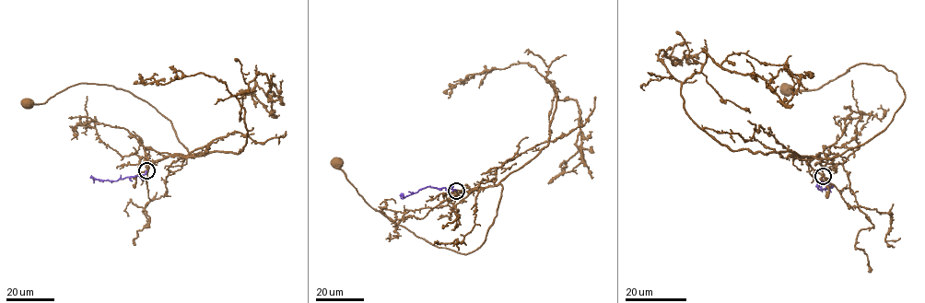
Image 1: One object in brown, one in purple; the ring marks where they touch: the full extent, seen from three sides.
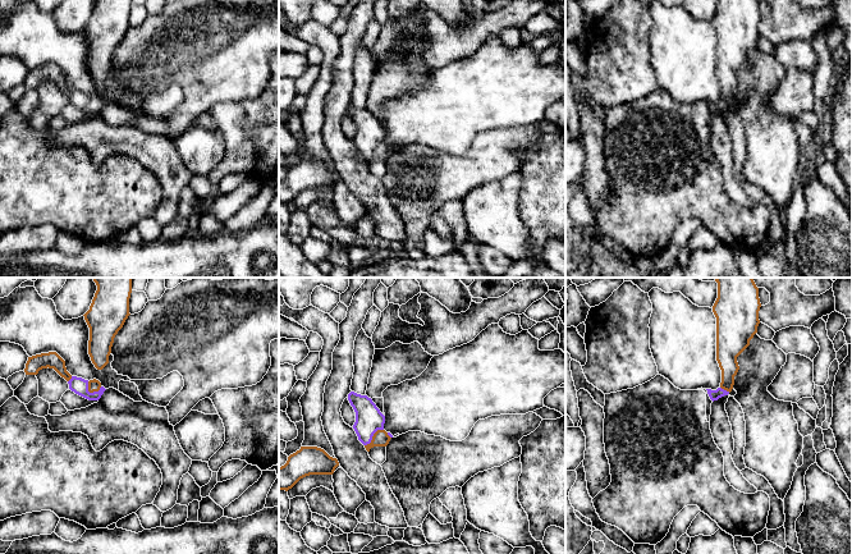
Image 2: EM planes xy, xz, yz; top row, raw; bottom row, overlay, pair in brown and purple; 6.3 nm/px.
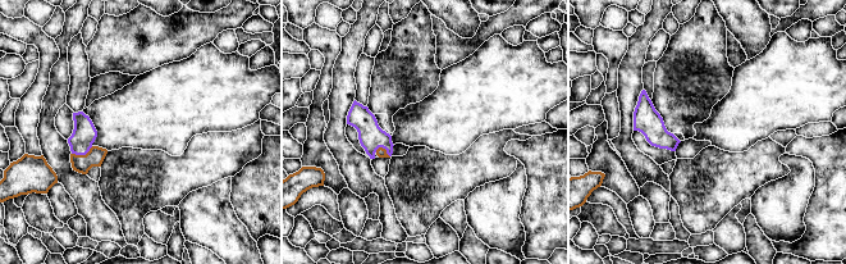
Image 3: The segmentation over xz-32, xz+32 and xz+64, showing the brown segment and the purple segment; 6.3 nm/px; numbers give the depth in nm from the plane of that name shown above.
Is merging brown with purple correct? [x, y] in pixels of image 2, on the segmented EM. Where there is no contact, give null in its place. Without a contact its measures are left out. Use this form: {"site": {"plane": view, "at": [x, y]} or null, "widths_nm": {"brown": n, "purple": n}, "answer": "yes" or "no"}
{"site": {"plane": "xy", "at": [91, 392]}, "widths_nm": {"brown": 80, "purple": 100}, "answer": "yes"}

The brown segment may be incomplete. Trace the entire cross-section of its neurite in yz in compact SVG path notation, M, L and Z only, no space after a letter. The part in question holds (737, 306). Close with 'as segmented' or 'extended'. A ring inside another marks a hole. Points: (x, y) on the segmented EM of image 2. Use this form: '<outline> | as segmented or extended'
M716 278L718 298L713 306L716 317L716 361L722 383L716 390L706 389L710 399L728 395L739 366L737 357L757 333L761 307L759 288L752 278Z | extended

